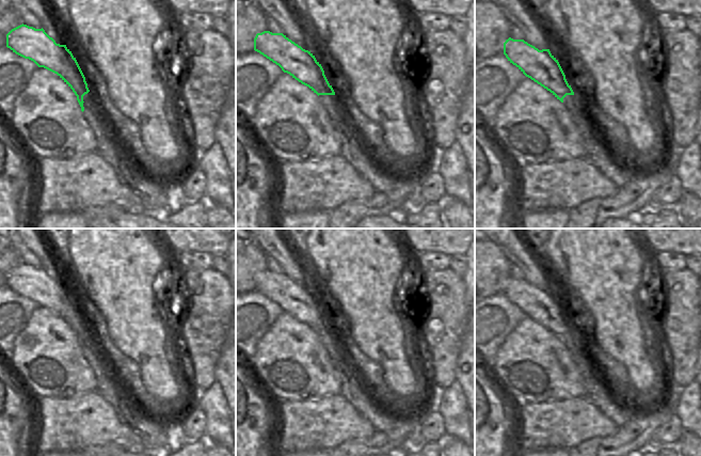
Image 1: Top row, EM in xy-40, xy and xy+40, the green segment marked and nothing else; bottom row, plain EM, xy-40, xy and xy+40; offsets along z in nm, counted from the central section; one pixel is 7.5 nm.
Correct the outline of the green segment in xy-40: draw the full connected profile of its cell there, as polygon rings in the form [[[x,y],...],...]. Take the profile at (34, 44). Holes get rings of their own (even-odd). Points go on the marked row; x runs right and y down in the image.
[[[20,25],[6,34],[6,47],[16,54],[33,61],[57,74],[75,93],[84,111],[83,96],[90,92],[85,77],[66,45],[57,44],[45,30]]]

